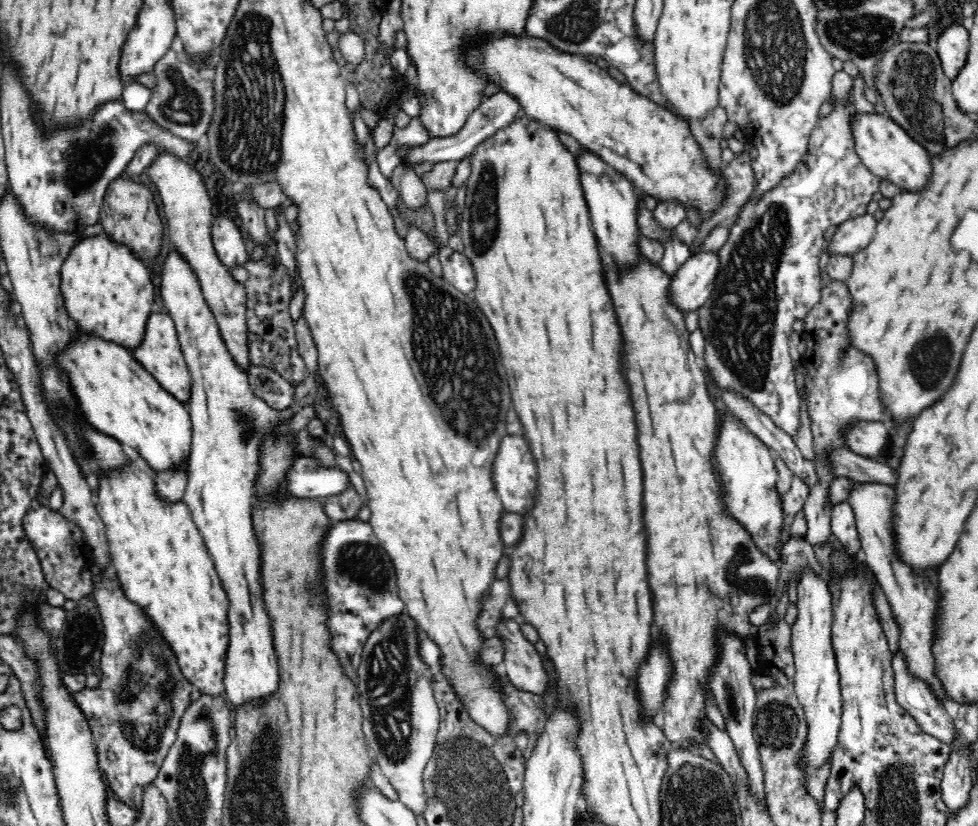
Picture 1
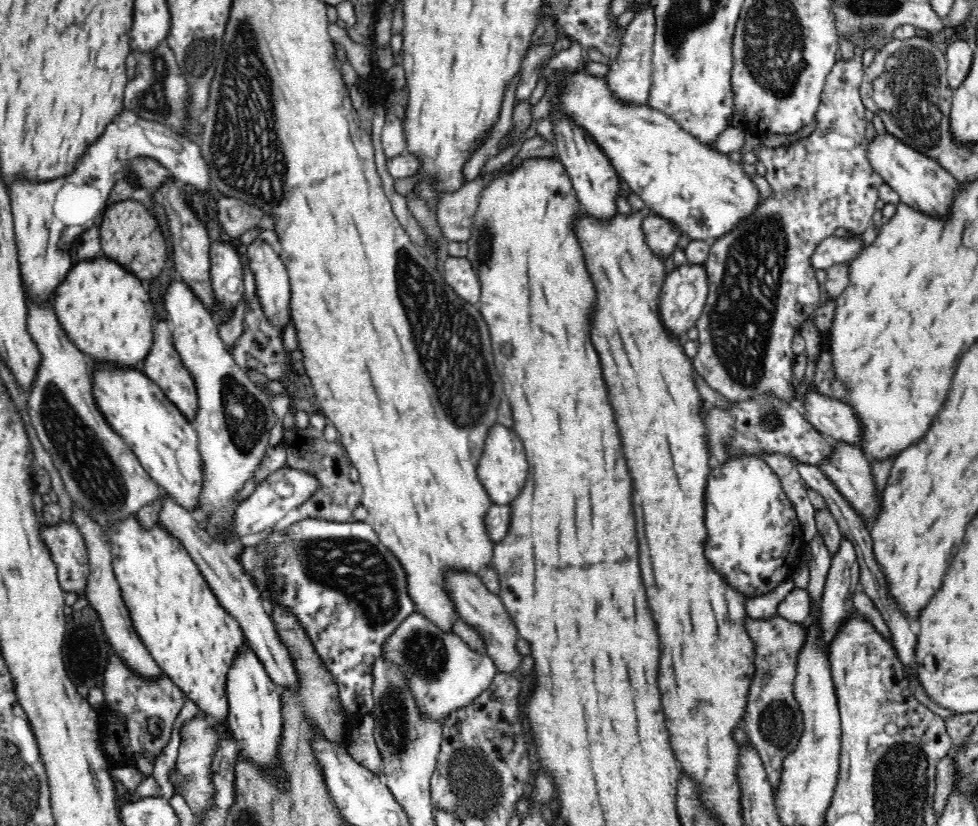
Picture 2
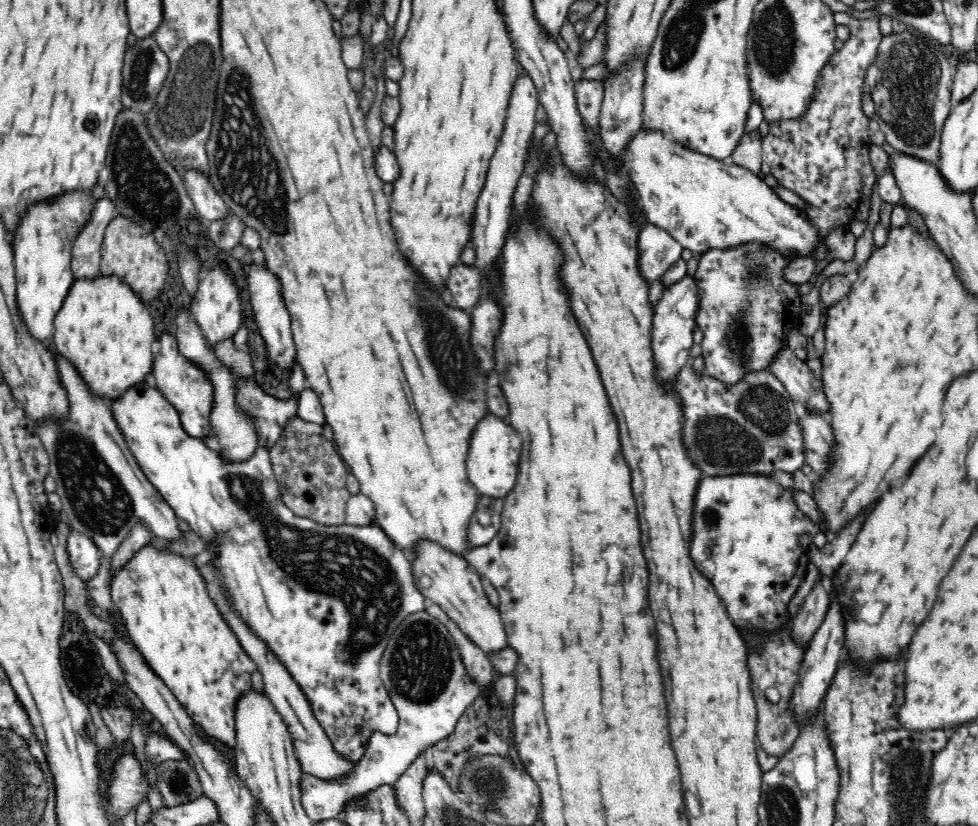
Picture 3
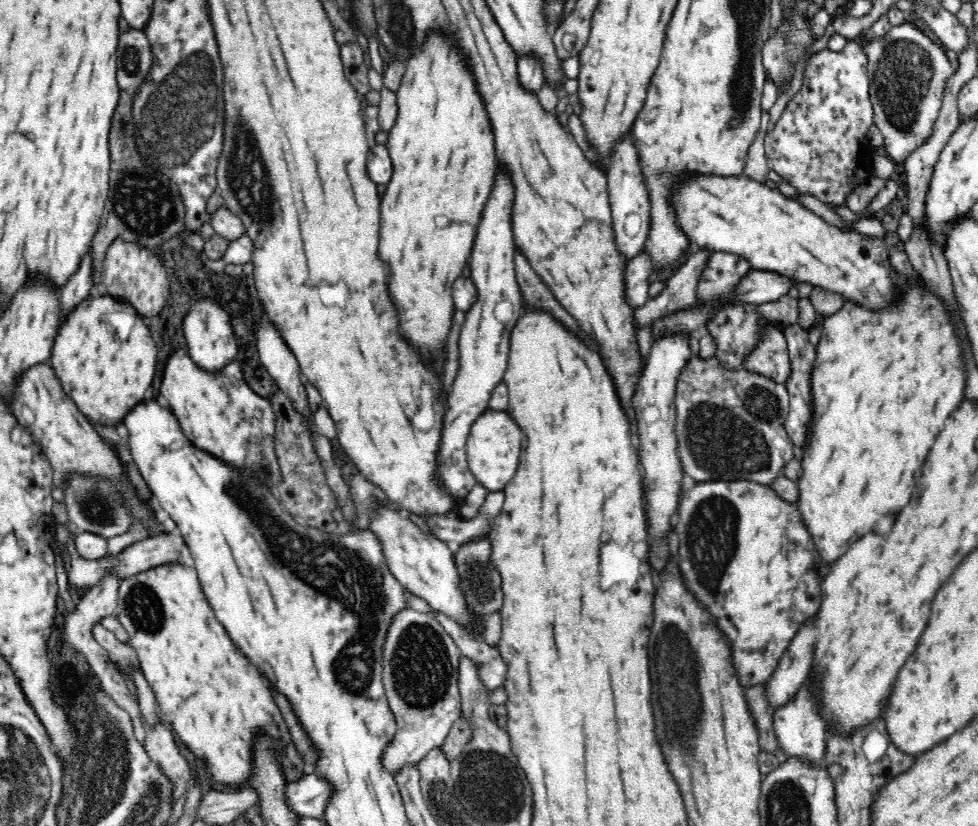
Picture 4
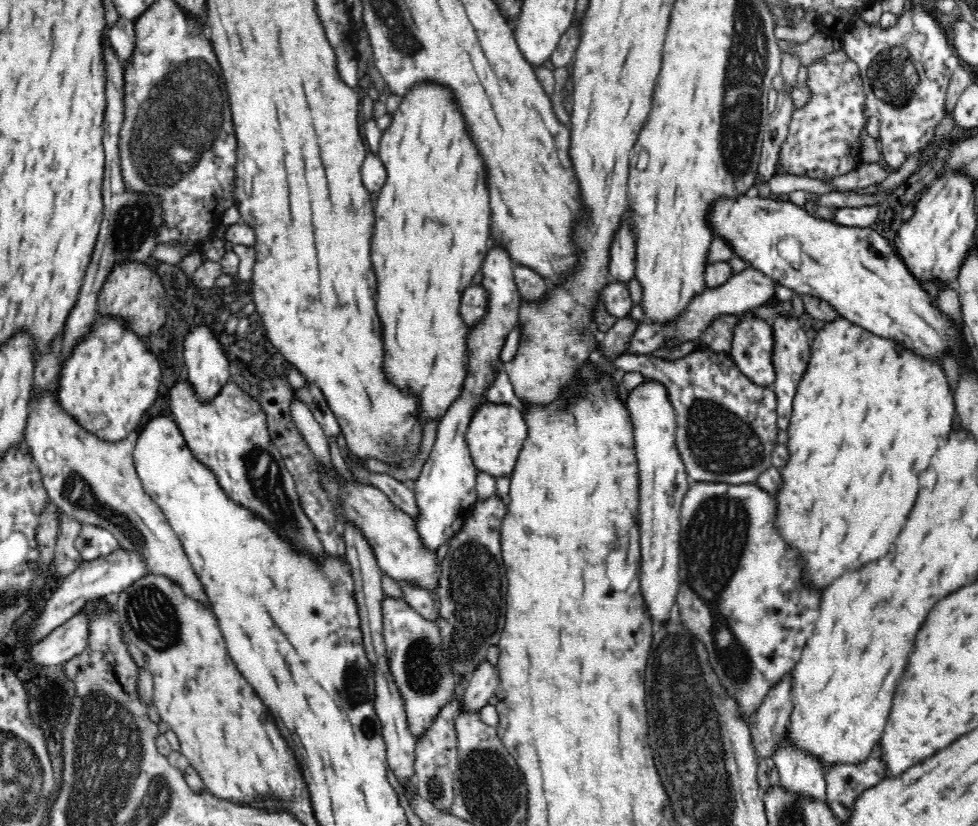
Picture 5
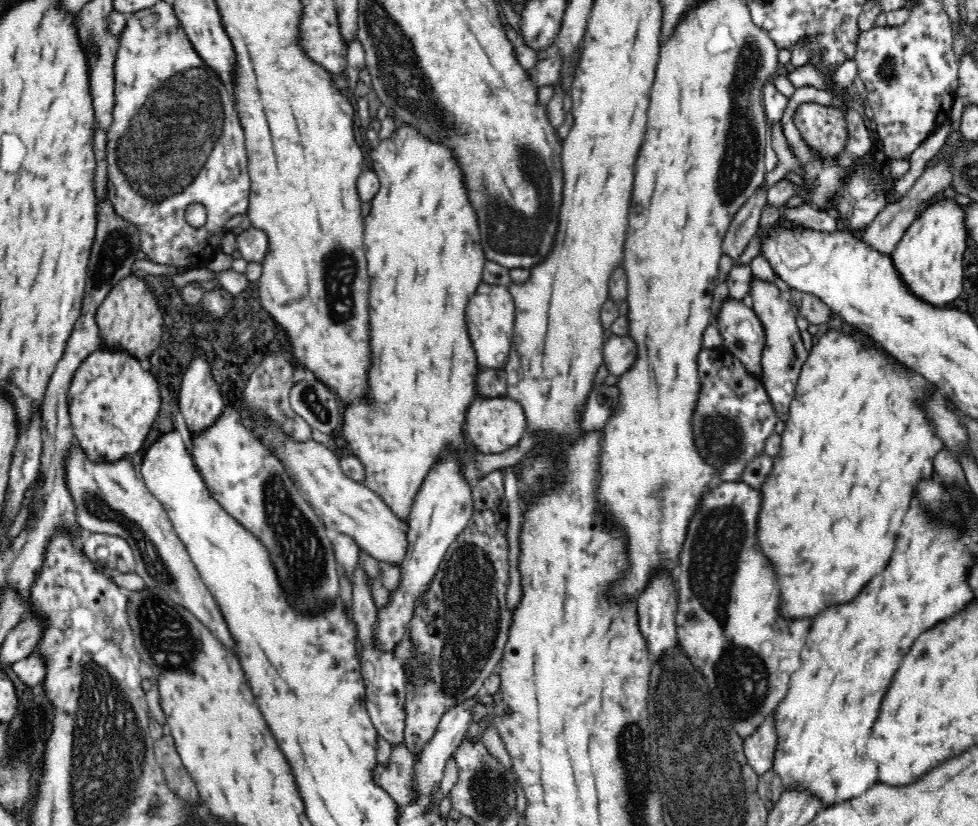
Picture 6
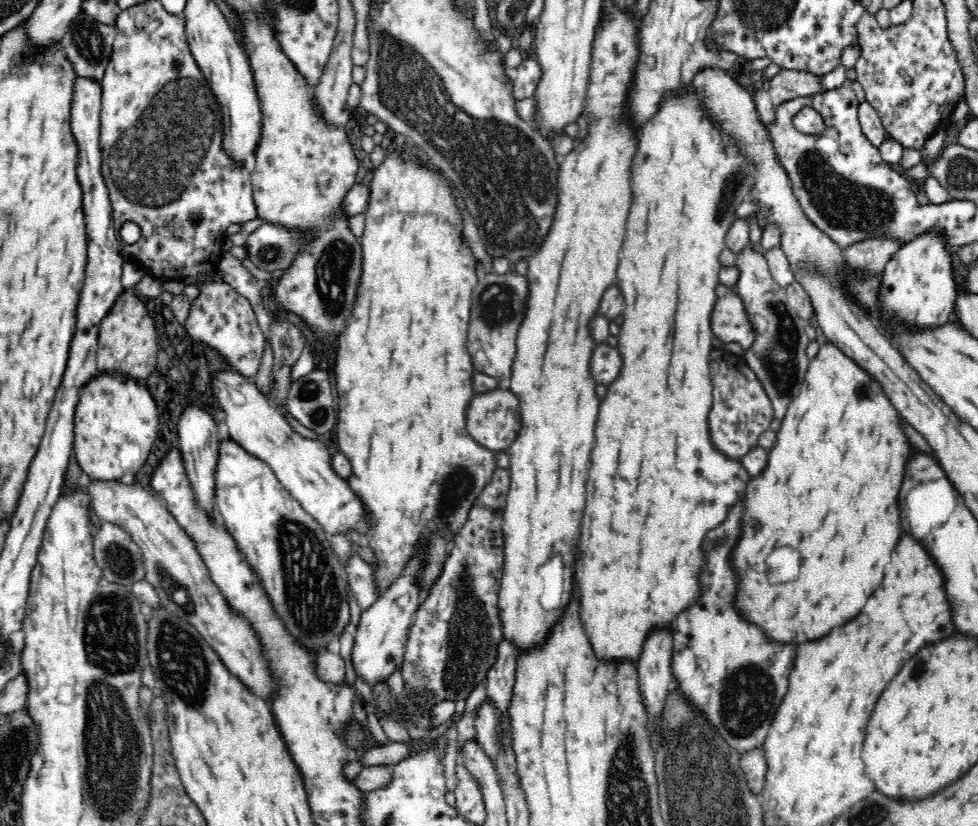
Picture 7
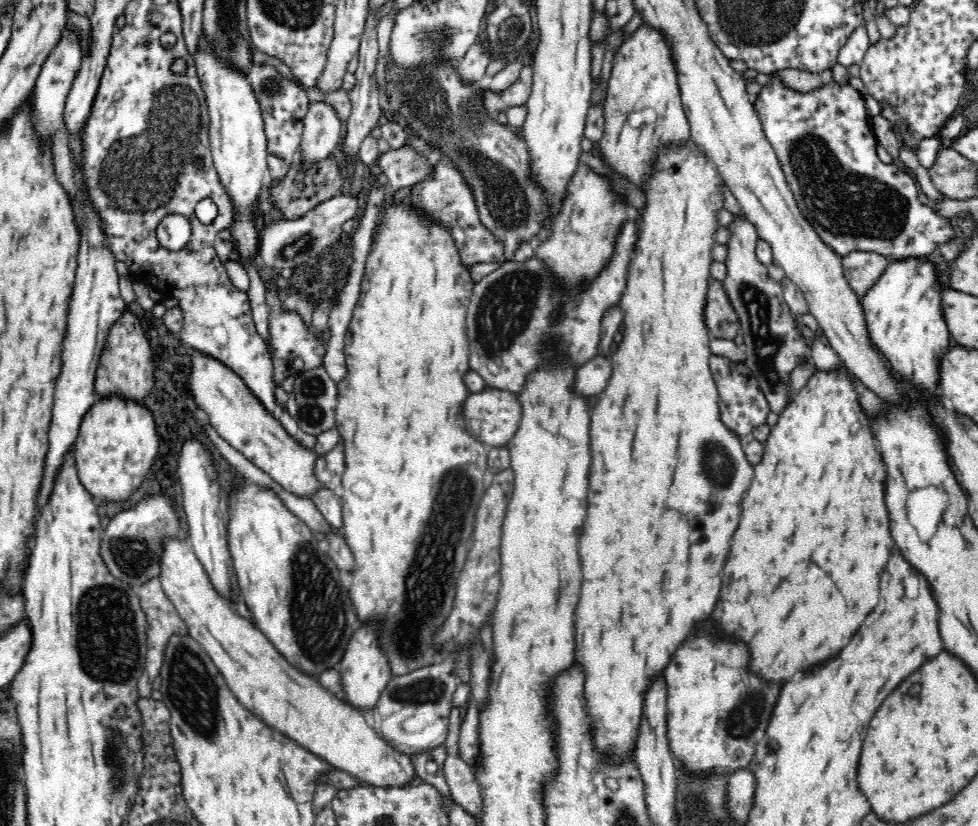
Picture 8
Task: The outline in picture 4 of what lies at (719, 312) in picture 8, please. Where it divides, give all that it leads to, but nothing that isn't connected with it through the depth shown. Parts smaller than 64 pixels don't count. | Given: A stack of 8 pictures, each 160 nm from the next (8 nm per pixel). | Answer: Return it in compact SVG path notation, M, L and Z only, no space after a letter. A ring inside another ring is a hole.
M765 325L758 330L758 335L760 335L760 338L758 338L756 346L750 350L748 356L744 356L743 368L750 373L765 376L776 384L786 383L789 378L788 374L790 374L790 359L788 359L788 345L782 329L777 325Z

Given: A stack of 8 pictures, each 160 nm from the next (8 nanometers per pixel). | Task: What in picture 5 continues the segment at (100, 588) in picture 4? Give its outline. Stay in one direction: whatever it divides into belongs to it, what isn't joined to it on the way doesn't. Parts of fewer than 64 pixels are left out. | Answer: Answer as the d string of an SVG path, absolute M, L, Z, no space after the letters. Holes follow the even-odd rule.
M76 613L70 620L32 646L28 652L28 661L42 667L63 665L88 646L86 638L88 619L86 615Z

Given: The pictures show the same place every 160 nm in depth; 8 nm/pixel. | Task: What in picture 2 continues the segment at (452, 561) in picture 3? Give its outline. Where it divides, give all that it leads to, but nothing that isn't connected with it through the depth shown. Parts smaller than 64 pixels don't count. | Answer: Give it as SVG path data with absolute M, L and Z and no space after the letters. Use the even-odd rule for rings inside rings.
M446 568L442 572L442 589L450 597L457 617L472 627L481 636L486 647L486 655L494 661L498 673L512 673L518 666L522 656L516 651L518 631L502 604L499 595L494 595L486 589L481 581L481 574L474 574L467 570Z

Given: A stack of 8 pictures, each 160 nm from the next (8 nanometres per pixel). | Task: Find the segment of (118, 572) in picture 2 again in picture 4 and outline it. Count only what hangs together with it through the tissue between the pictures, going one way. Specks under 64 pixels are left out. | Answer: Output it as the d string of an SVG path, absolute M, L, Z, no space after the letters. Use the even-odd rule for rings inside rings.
M179 562L155 566L120 581L117 608L114 614L129 634L129 645L138 653L141 672L152 687L158 720L176 732L190 753L206 765L211 779L227 787L246 786L254 768L258 740L271 738L273 749L279 754L281 770L285 767L287 784L300 780L309 769L302 753L298 753L290 729L275 703L273 693L258 669L232 643L226 629L216 620L194 568Z

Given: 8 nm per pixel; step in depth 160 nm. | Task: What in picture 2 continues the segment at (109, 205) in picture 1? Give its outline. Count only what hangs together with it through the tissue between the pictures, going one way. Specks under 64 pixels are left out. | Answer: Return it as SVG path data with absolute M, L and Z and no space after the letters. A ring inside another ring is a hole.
M126 199L102 211L99 225L103 257L122 266L140 281L158 278L166 262L166 244L154 216L139 201Z

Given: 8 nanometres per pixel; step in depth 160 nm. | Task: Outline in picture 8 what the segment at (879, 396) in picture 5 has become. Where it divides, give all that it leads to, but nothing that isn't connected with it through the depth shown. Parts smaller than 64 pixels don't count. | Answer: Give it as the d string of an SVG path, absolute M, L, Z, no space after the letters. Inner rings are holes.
M846 369L842 371L821 371L816 370L808 380L808 384L800 390L794 401L779 413L777 423L770 428L770 434L766 438L762 460L753 465L754 480L742 499L742 520L740 526L732 538L732 548L728 554L728 560L722 570L722 590L718 604L714 608L712 620L718 624L720 632L734 638L742 640L750 648L750 670L760 676L764 682L770 684L788 684L788 680L800 672L800 670L810 670L814 664L826 662L828 658L834 658L838 648L844 648L852 634L862 626L864 618L876 608L878 604L878 584L880 576L886 568L886 560L890 558L892 552L892 536L890 536L890 522L888 509L884 500L884 476L886 476L886 465L876 449L874 435L868 425L870 419L862 411L858 403L858 394L855 390L855 383L848 377ZM834 602L836 602L836 612L834 612ZM848 602L854 604L854 610L850 612ZM834 614L838 618L834 618Z

